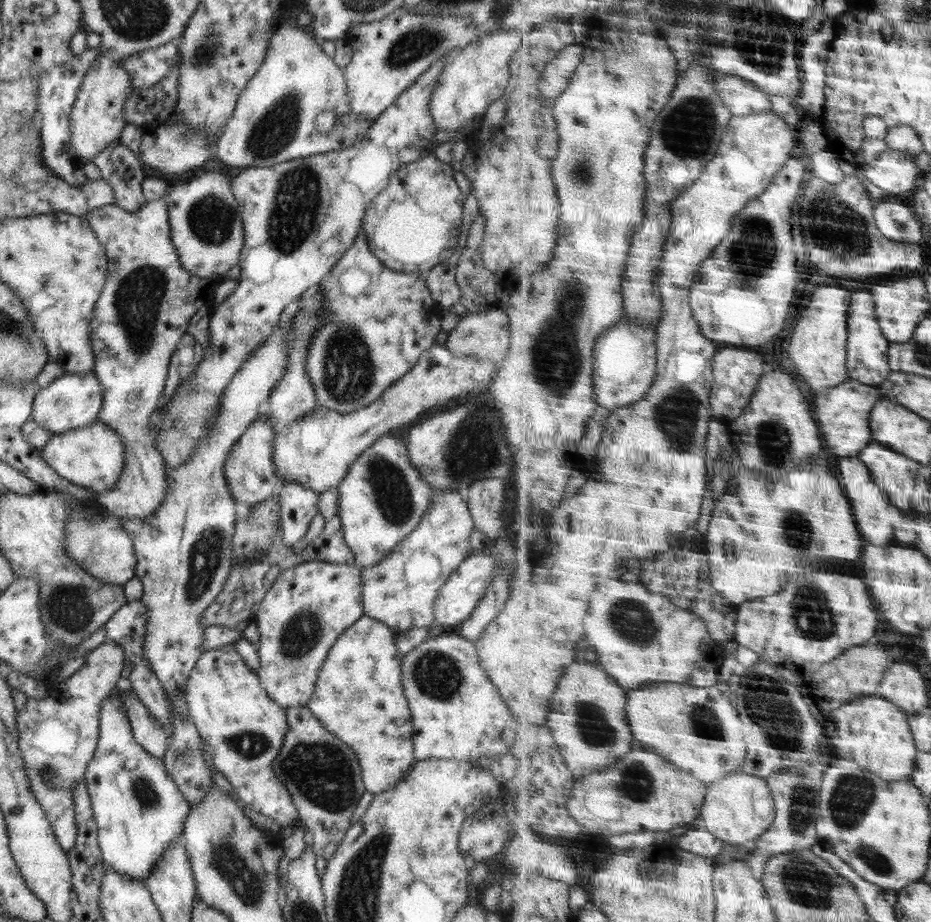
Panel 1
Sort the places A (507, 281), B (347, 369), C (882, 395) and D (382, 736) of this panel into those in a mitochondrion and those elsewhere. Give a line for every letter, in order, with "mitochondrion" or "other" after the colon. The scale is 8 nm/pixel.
A: other
B: mitochondrion
C: other
D: other

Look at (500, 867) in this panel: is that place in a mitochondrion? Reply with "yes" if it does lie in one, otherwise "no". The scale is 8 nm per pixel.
no

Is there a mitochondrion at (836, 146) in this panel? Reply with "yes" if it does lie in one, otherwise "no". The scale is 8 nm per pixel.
no

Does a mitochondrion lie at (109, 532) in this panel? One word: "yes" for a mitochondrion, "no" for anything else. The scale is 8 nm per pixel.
no

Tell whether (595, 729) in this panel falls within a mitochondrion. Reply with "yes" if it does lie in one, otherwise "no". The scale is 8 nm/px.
yes

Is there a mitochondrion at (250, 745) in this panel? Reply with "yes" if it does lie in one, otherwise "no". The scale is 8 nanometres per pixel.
yes

